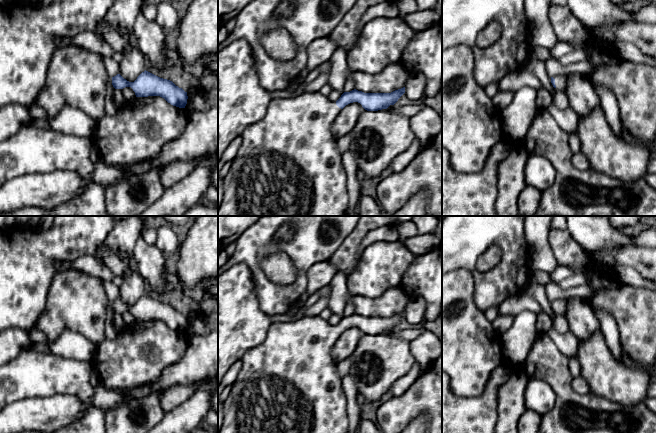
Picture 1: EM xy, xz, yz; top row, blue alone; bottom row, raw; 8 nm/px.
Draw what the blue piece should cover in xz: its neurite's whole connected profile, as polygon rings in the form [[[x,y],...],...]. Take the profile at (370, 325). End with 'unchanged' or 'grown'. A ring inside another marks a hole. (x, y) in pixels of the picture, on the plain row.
[[[405,311],[391,317],[364,317],[354,313],[350,316],[344,316],[336,326],[329,324],[320,316],[305,316],[294,321],[272,323],[267,330],[265,340],[260,345],[248,349],[241,359],[241,371],[231,386],[230,394],[223,402],[224,417],[219,433],[348,433],[347,398],[341,385],[337,364],[332,359],[331,350],[341,334],[350,327],[358,326],[367,335],[378,335],[394,329],[404,317]]]; grown

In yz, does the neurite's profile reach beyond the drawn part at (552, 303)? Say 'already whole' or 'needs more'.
needs more

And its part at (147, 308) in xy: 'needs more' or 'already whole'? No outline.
needs more

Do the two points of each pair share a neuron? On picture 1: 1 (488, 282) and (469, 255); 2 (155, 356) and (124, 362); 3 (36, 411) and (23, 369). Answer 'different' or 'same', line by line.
1: same
2: same
3: different

